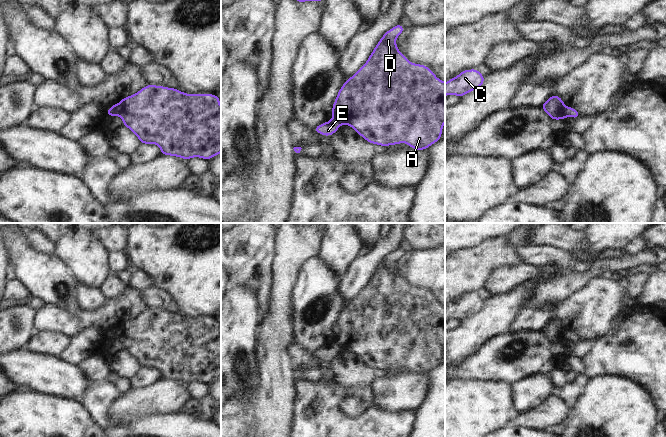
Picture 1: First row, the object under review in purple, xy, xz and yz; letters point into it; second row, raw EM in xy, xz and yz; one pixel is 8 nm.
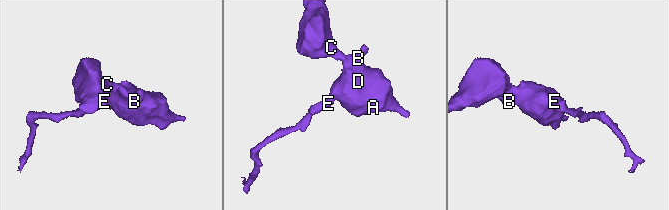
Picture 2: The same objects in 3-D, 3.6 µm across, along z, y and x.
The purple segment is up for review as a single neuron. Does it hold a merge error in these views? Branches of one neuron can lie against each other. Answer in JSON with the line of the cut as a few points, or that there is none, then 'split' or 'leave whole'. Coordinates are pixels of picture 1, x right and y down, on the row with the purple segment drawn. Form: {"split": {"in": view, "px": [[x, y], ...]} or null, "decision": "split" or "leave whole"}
{"split": {"in": "xz", "px": [[332, 119], [339, 120], [342, 123]]}, "decision": "split"}

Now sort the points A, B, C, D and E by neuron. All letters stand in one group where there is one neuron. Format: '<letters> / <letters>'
A B C D / E

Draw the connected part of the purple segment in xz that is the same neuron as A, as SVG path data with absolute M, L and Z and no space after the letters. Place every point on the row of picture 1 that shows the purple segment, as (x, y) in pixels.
M398 23L395 27L389 29L383 34L382 38L378 41L374 50L368 57L366 63L360 67L360 69L354 73L349 79L342 85L336 99L332 105L332 120L340 121L342 124L352 127L362 138L371 144L387 147L389 145L397 145L400 143L408 144L414 150L426 150L428 147L438 142L442 137L442 130L445 122L445 82L436 77L435 73L423 64L415 64L410 62L406 56L404 56L396 45L397 37L402 34L405 28Z

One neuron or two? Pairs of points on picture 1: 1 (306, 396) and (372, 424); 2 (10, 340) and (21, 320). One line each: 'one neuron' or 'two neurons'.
1: one neuron
2: one neuron

